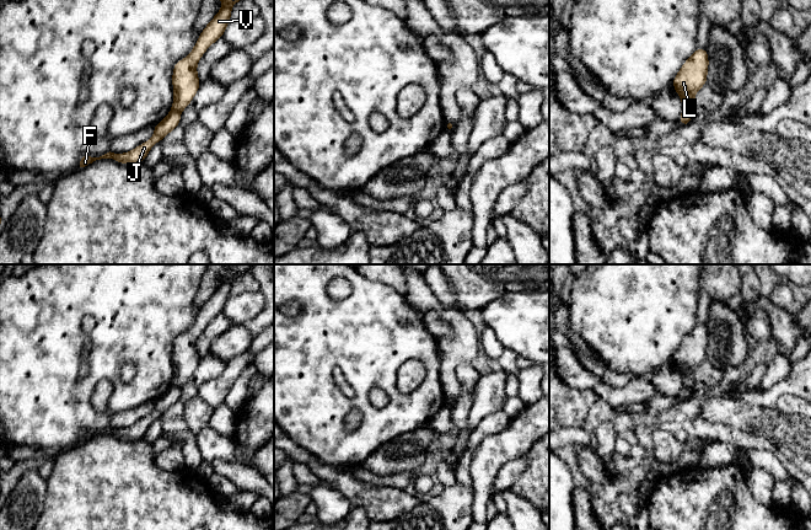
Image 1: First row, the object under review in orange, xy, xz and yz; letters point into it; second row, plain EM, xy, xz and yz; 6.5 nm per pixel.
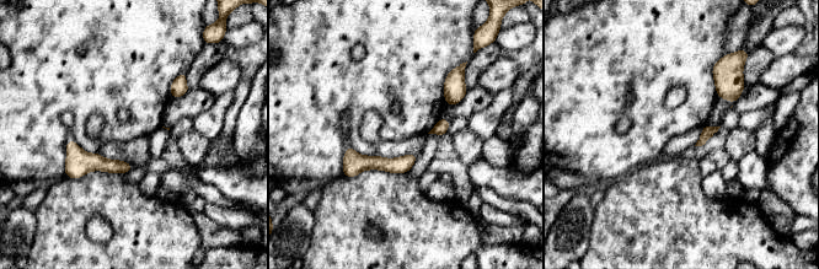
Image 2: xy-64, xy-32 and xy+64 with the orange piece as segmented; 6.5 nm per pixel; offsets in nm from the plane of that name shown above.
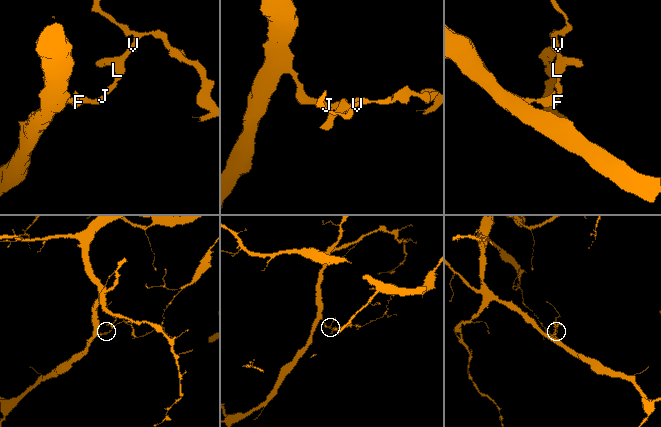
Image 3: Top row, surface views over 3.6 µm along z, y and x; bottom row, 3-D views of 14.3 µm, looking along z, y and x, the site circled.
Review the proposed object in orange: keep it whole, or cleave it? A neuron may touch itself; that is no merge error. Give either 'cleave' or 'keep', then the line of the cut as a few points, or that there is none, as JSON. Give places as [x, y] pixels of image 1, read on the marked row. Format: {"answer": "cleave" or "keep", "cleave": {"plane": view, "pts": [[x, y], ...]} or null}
{"answer": "cleave", "cleave": {"plane": "xy", "pts": [[172, 108], [178, 112]]}}

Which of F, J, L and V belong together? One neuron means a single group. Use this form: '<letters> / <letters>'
F J / L V

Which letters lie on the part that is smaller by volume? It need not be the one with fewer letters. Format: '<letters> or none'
L, V

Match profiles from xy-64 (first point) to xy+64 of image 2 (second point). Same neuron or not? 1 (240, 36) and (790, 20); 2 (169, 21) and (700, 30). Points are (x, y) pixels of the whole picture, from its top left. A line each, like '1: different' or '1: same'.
1: different
2: same

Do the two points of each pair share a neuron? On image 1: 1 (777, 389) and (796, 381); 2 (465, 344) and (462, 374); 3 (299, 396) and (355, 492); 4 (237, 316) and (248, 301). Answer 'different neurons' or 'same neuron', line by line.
1: same neuron
2: different neurons
3: different neurons
4: same neuron

